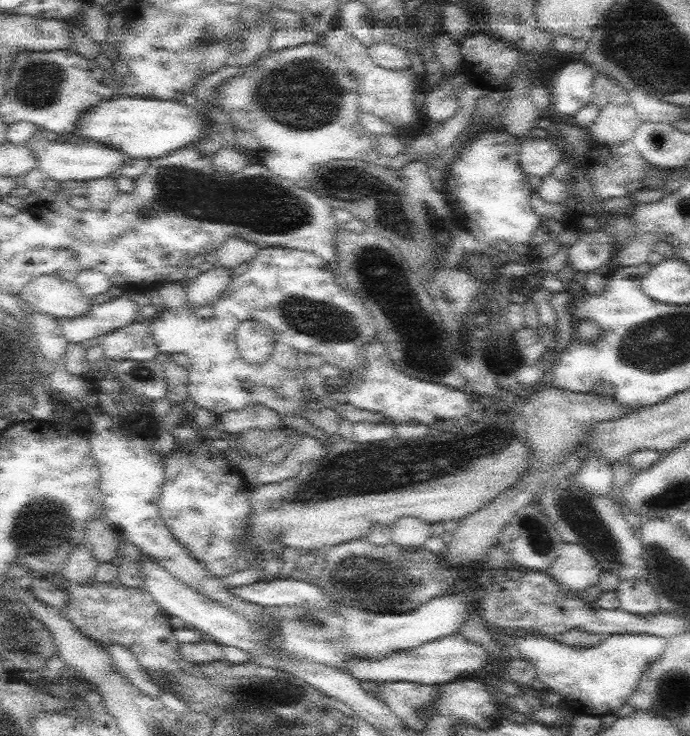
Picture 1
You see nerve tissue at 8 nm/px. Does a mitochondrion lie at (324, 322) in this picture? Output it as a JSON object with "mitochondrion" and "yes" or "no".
{"mitochondrion":"yes"}

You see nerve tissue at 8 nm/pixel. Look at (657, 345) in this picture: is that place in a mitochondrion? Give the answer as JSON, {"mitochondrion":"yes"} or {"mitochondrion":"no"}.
{"mitochondrion":"yes"}

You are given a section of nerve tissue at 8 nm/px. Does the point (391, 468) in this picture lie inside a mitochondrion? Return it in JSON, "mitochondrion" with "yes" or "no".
{"mitochondrion":"yes"}

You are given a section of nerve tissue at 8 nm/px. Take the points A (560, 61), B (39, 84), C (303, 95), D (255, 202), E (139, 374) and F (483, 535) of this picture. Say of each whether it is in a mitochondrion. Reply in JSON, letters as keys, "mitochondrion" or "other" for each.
{"A":"other","B":"mitochondrion","C":"mitochondrion","D":"mitochondrion","E":"mitochondrion","F":"other"}

